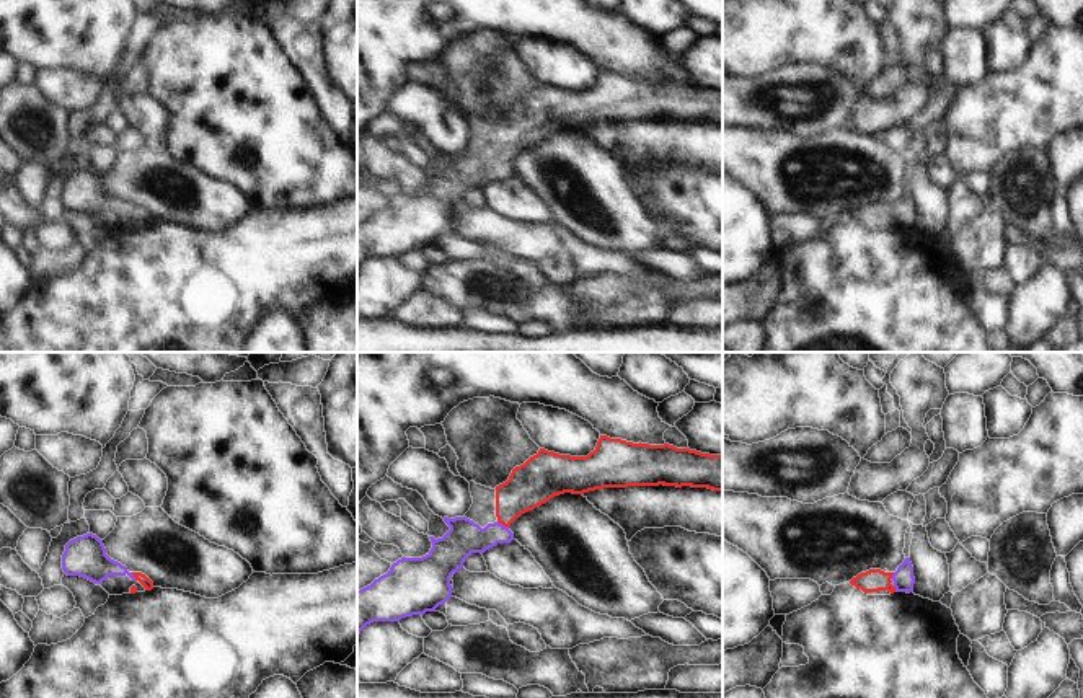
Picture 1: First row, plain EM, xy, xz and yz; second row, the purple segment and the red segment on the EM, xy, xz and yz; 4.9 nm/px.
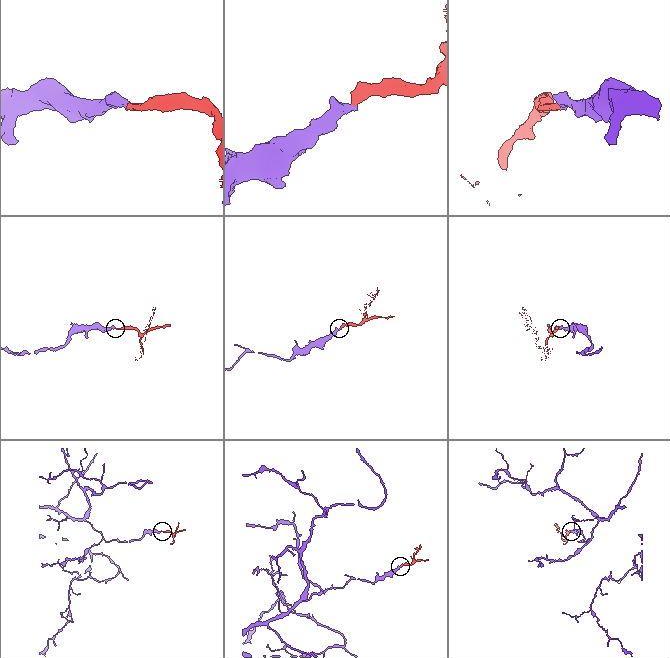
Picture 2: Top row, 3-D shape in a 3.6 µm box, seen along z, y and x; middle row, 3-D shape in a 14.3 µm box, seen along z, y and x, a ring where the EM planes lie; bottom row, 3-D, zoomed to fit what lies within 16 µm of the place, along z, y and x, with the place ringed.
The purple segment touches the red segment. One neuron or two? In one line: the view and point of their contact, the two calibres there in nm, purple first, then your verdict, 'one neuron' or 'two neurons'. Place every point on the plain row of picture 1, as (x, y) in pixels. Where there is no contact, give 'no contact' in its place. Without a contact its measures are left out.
contact xz (501, 159); calibres 170 and 220 nm; one neuron

